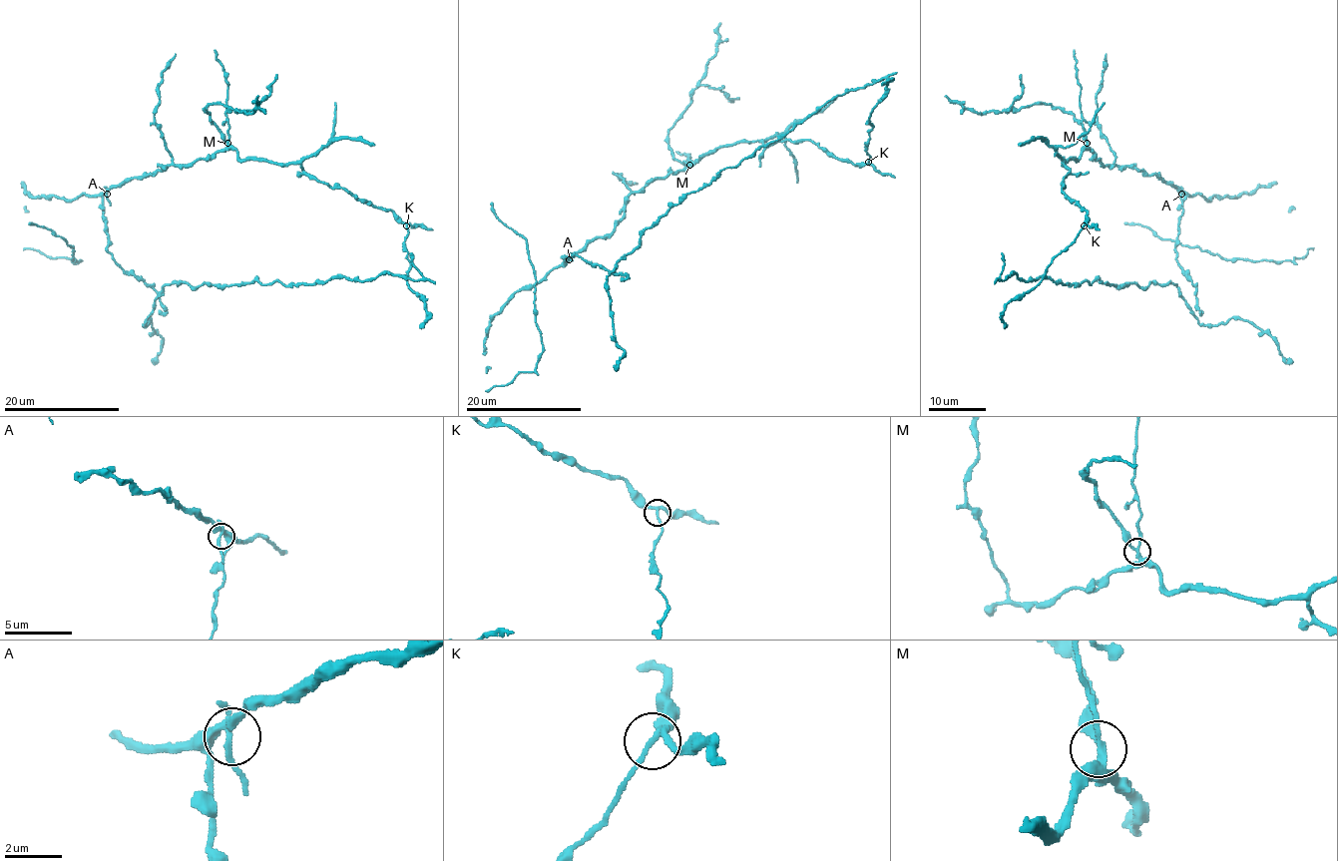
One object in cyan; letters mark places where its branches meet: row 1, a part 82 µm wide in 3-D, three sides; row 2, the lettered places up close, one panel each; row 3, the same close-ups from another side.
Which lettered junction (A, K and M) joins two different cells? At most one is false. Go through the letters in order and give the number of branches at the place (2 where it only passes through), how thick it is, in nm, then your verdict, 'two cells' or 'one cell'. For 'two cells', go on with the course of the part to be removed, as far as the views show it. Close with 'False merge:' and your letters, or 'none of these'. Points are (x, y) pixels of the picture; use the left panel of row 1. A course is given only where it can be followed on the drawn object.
A: 4 branches meet; 280 nm thick; one cell
K: 3 branches meet; 200 nm thick; one cell
M: 4 branches meet; 240 nm thick; two cells; foreign part runs (227, 143), (227, 83), (214, 50)
False merge: M

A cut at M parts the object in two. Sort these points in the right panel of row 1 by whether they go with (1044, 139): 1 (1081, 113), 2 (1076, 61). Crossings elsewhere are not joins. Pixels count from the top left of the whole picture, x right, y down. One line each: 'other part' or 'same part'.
1: other part
2: other part

